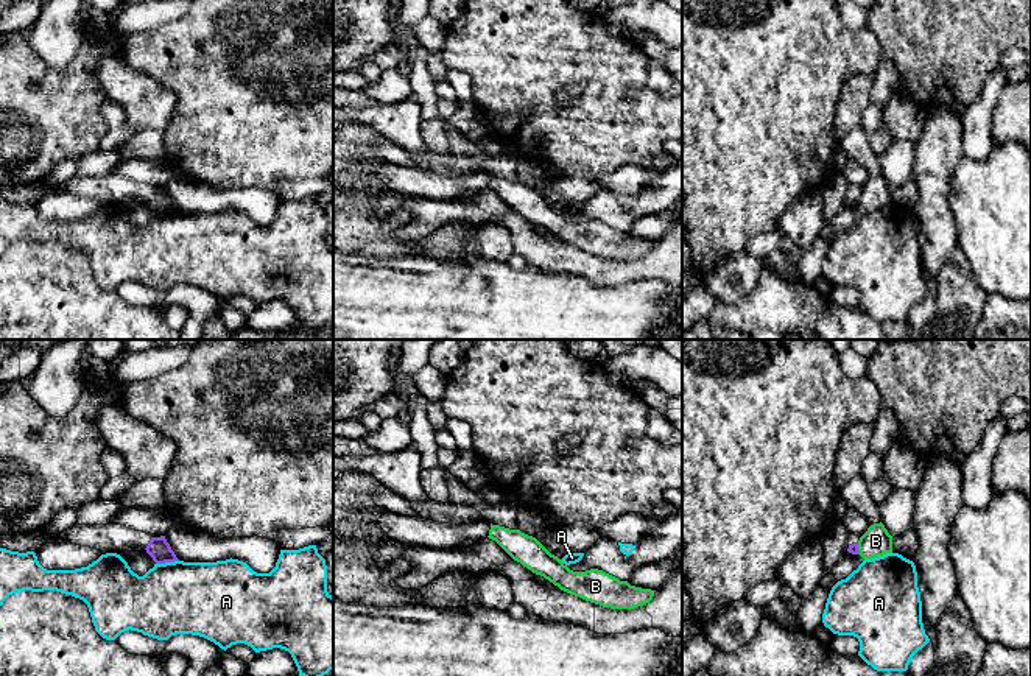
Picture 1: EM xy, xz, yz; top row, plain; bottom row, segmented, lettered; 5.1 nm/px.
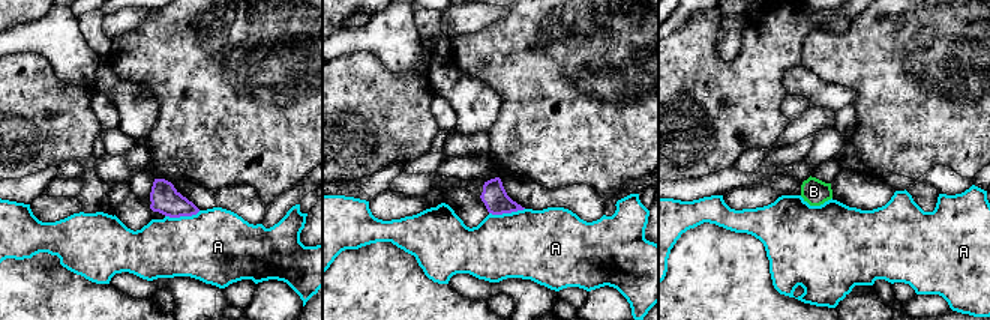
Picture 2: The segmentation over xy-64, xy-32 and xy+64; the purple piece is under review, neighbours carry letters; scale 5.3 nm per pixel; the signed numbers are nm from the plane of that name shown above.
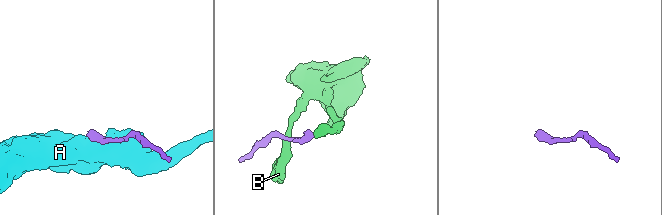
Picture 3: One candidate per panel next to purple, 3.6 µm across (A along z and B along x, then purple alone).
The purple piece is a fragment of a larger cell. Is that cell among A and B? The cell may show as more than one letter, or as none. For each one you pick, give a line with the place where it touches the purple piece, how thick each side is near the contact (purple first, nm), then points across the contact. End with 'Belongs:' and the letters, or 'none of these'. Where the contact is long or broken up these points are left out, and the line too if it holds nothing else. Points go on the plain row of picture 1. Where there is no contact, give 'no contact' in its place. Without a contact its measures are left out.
Belongs: none of these

